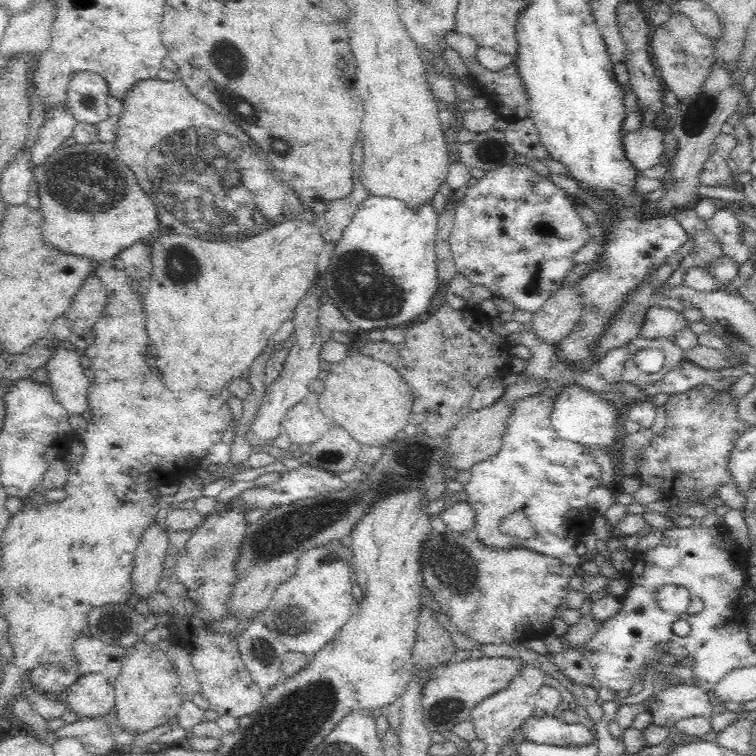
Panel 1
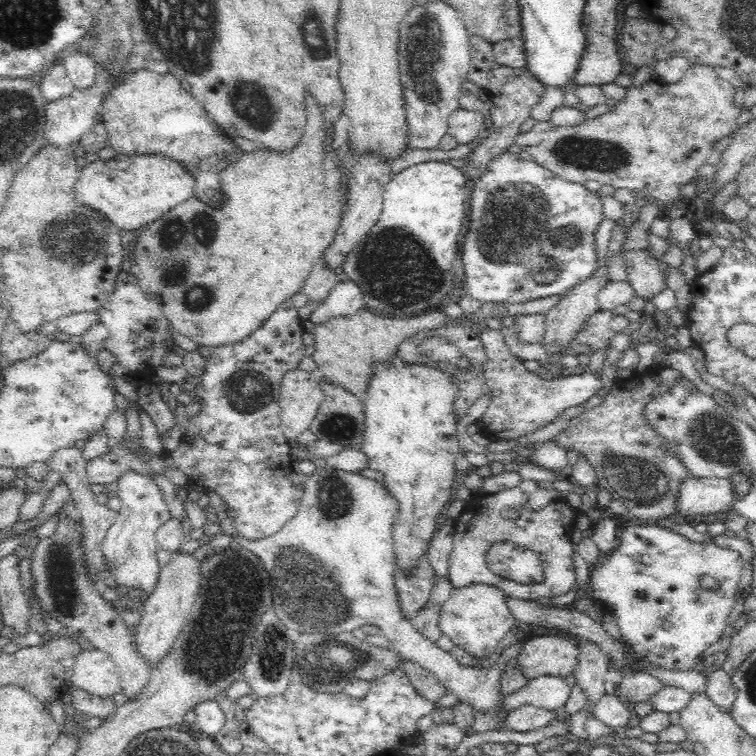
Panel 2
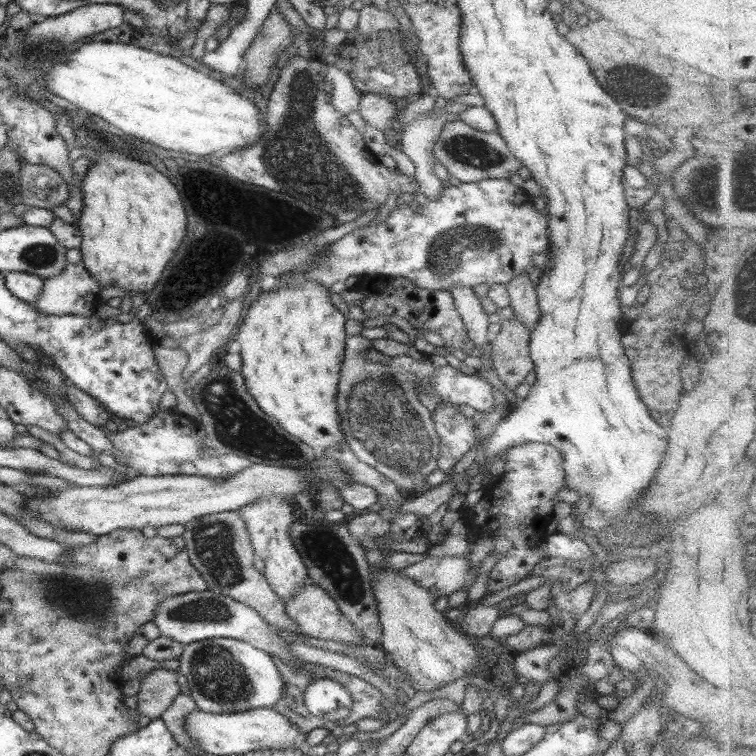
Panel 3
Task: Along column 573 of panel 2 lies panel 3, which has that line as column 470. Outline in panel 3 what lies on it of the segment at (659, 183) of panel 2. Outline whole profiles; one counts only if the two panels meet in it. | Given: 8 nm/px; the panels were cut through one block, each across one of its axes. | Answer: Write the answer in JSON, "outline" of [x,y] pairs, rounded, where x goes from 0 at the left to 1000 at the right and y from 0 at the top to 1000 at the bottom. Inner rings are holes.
{"outline":[[[611,159],[597,160],[586,168],[583,181],[573,194],[573,206],[590,221],[594,231],[611,242],[643,237],[673,237],[692,220],[671,196],[659,175],[635,175]]]}

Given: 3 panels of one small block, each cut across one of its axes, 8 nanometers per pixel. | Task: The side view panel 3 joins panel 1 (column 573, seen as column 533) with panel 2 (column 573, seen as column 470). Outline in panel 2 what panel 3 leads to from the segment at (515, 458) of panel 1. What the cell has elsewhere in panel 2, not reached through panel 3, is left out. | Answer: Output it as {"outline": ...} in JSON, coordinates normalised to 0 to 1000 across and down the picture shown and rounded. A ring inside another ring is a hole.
{"outline":[[[692,635],[683,646],[663,648],[643,655],[636,663],[636,675],[616,693],[616,669],[601,693],[601,717],[594,735],[593,766],[601,778],[618,776],[626,772],[651,774],[669,784],[673,791],[709,794],[709,791],[739,790],[749,786],[761,774],[759,746],[757,733],[759,720],[755,706],[767,676],[757,671],[747,660],[733,660],[722,672],[709,677],[698,675],[693,668],[694,656],[712,648],[709,636]],[[671,672],[685,675],[685,685],[669,687],[664,677]],[[677,716],[701,726],[717,742],[718,767],[712,772],[693,774],[672,769],[656,762],[646,754],[643,730],[649,720]]]}

